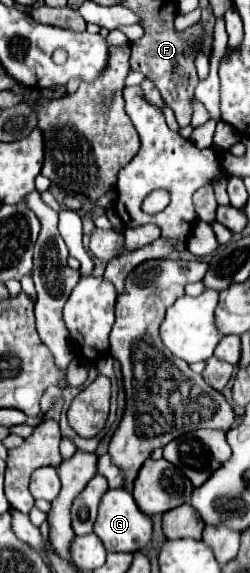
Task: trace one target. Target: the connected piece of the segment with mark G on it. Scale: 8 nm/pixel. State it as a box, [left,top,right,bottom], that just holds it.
[94,488,152,552]

